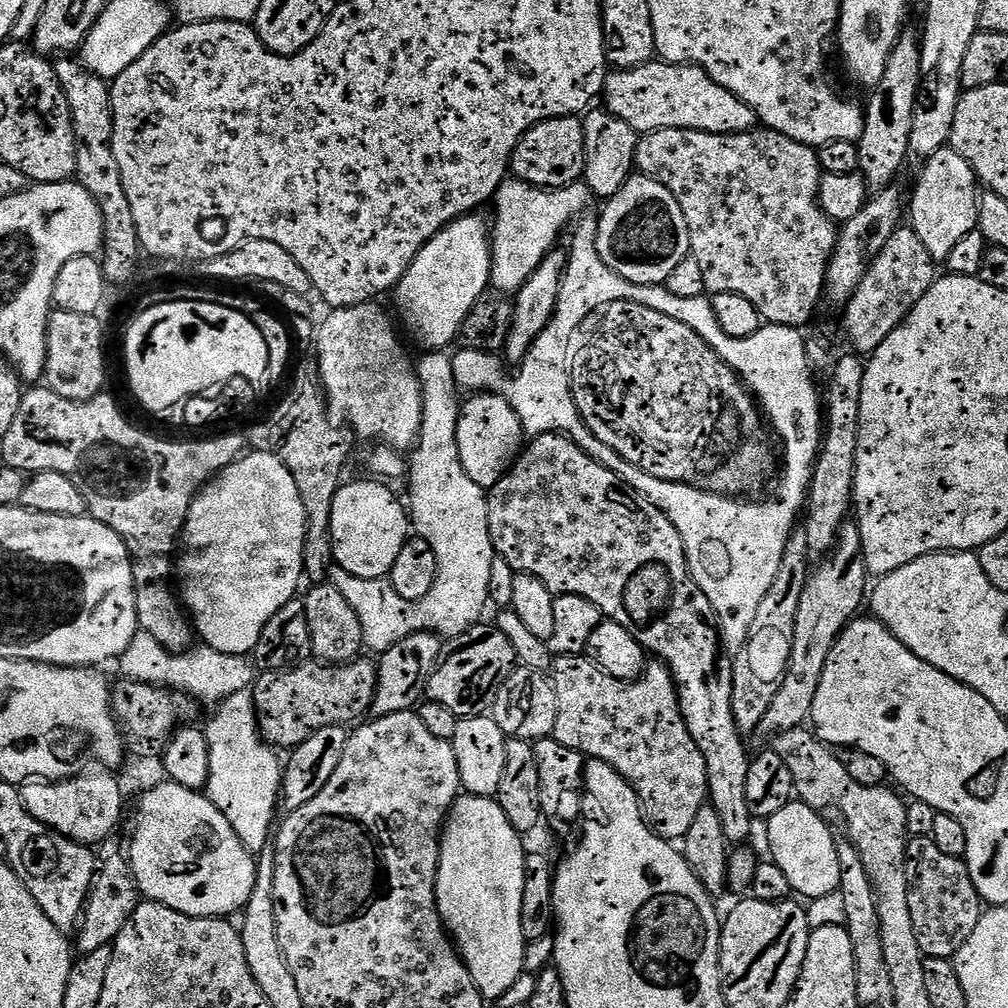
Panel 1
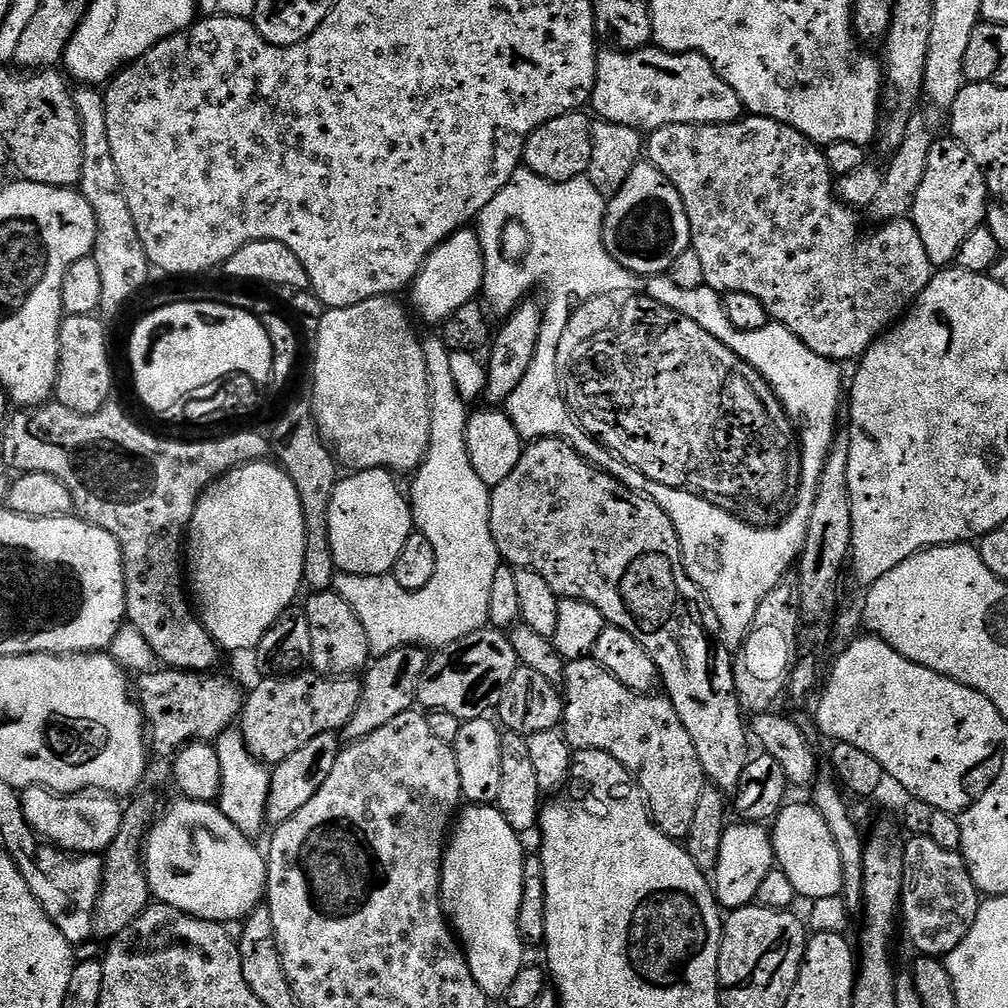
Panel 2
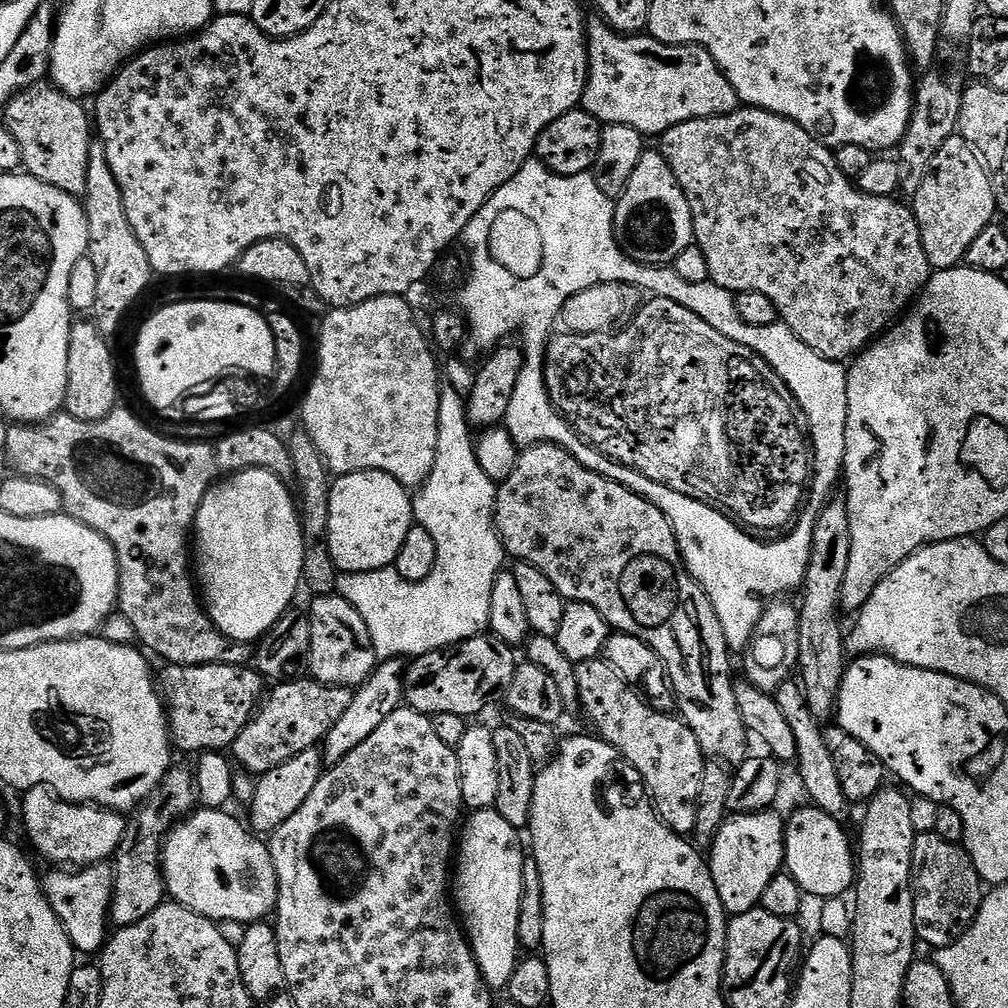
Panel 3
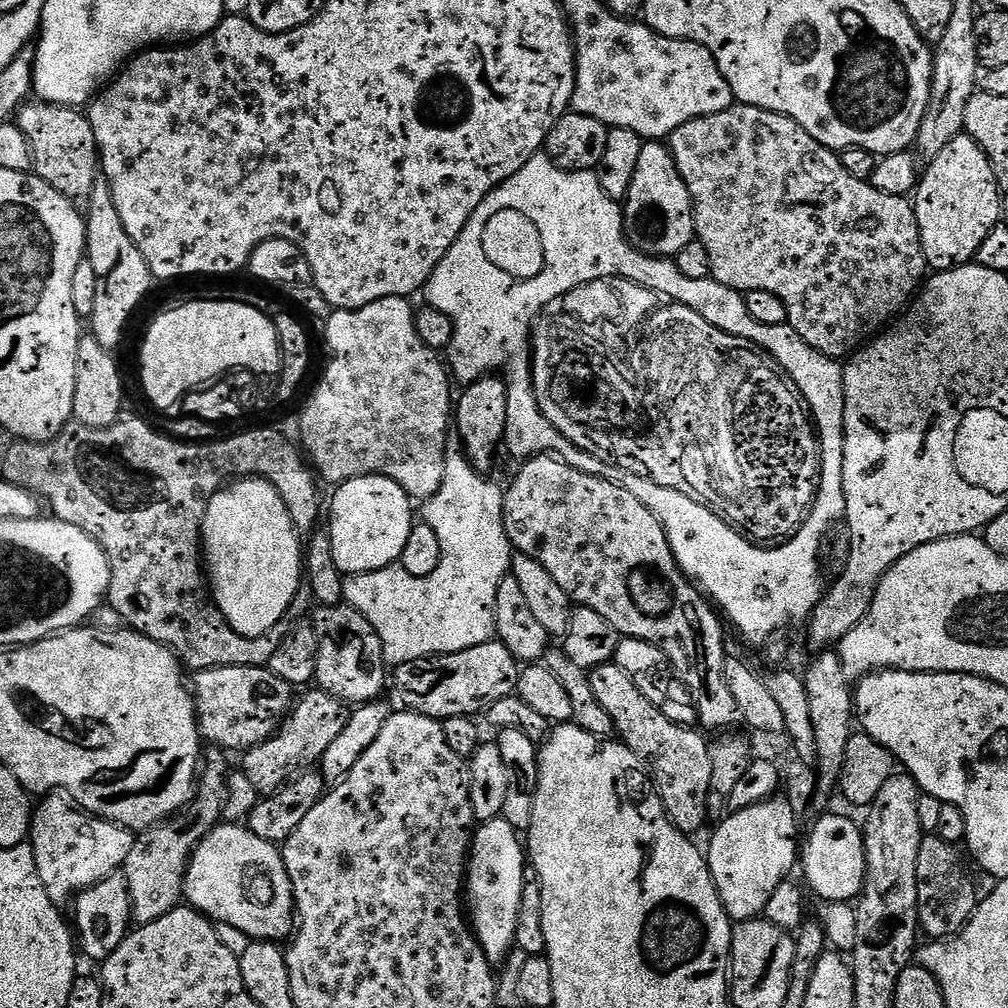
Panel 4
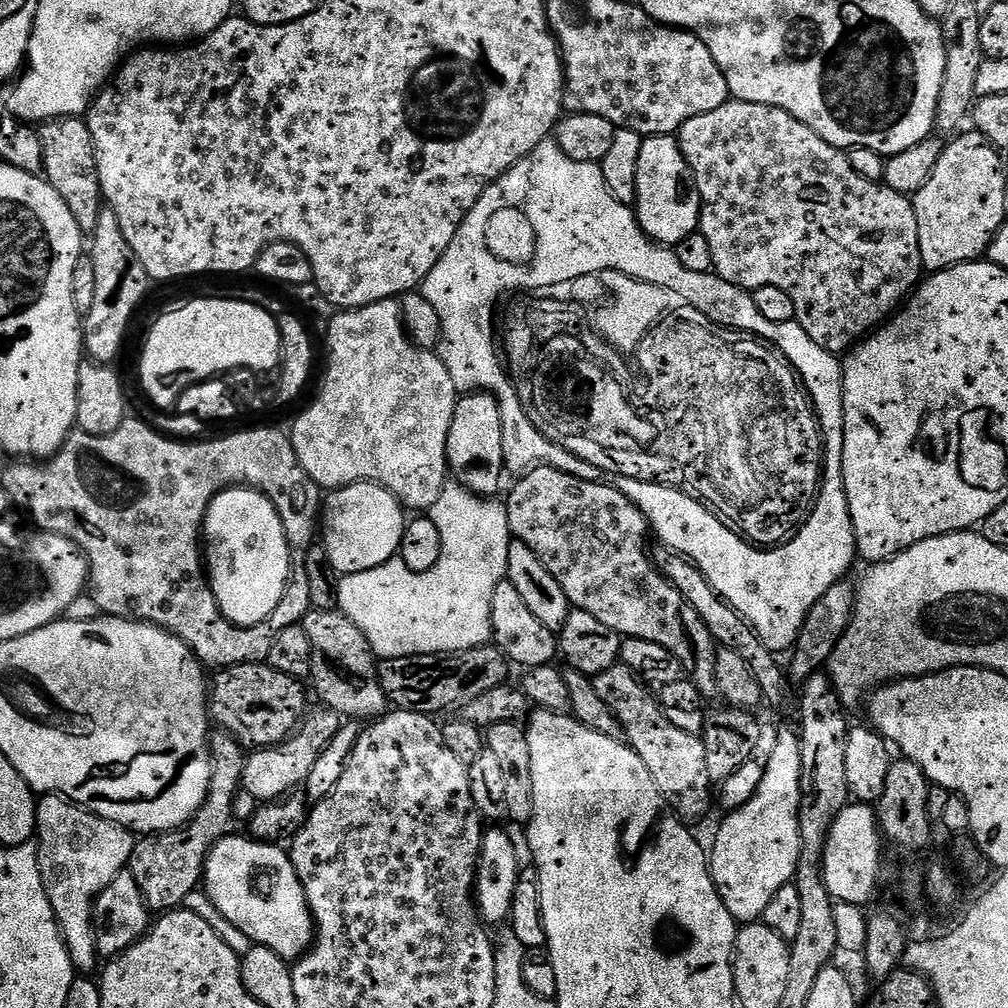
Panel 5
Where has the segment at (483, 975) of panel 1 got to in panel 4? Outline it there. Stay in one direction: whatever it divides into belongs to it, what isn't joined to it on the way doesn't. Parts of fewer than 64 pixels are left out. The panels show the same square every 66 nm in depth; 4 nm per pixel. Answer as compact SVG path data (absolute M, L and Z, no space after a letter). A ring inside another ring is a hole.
M503 818L485 820L472 833L472 846L466 857L466 912L476 941L493 966L507 961L516 943L518 906L526 883L526 848L521 833Z

